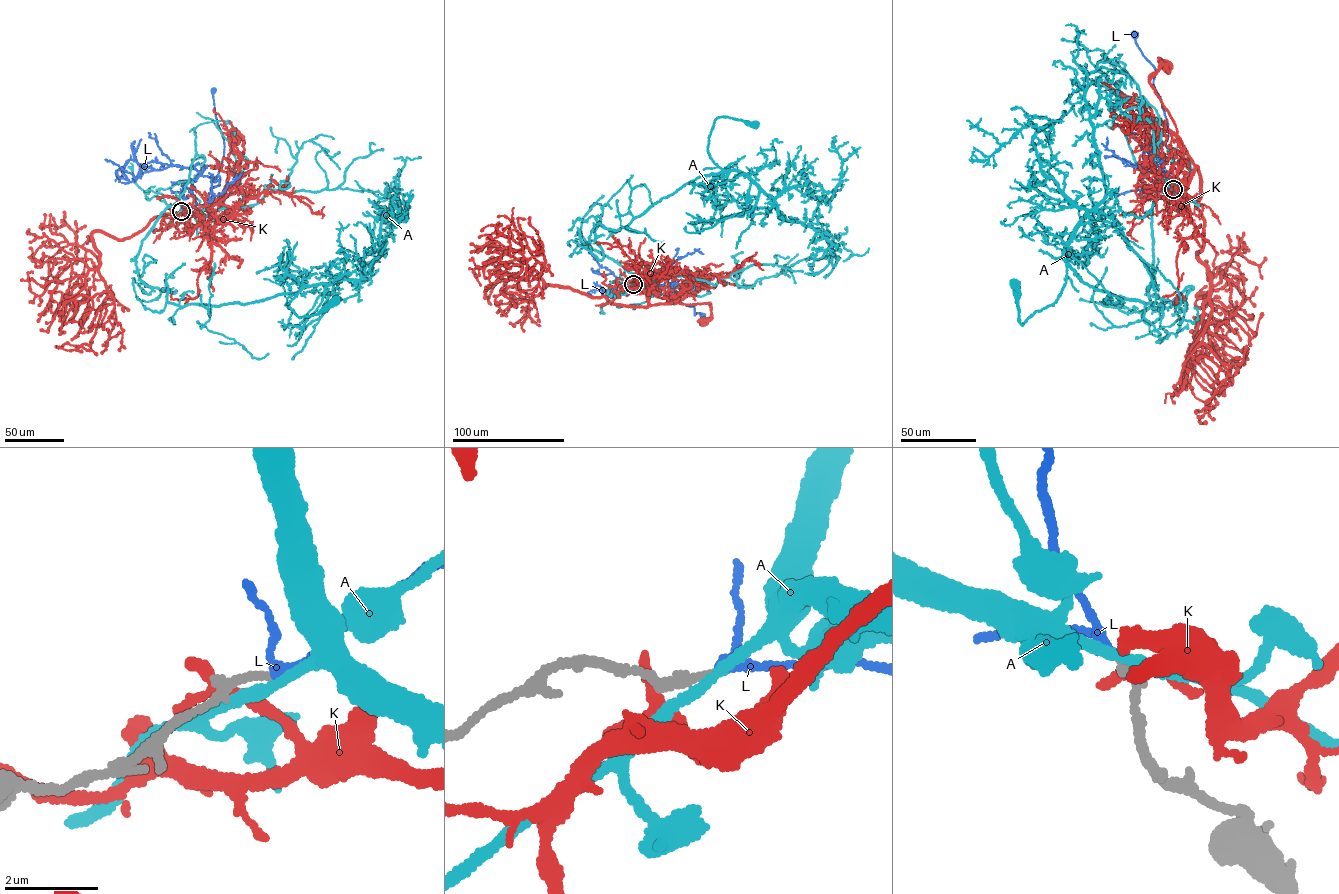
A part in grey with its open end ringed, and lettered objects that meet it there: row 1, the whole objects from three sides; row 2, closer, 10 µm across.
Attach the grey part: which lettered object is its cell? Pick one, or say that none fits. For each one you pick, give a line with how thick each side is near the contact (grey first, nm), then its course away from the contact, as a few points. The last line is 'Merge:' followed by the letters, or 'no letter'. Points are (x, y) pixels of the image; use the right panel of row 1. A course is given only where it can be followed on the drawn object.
L: 180 nm thick on the grey side, 180 nm on the other; it runs (1173, 189), (1164, 173), (1143, 166), (1165, 143), (1168, 129), (1153, 84), (1154, 66), (1134, 34)
Merge: L

